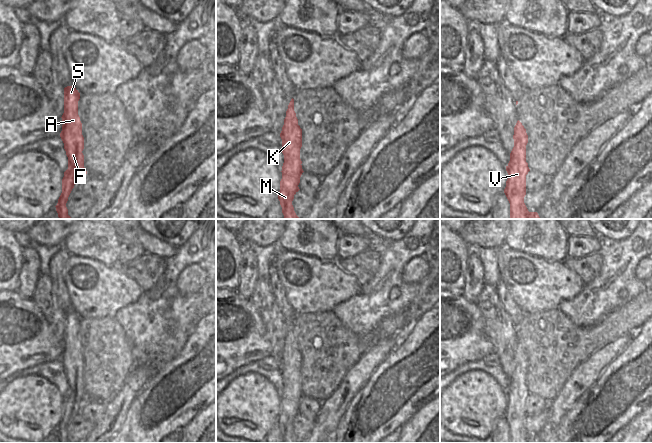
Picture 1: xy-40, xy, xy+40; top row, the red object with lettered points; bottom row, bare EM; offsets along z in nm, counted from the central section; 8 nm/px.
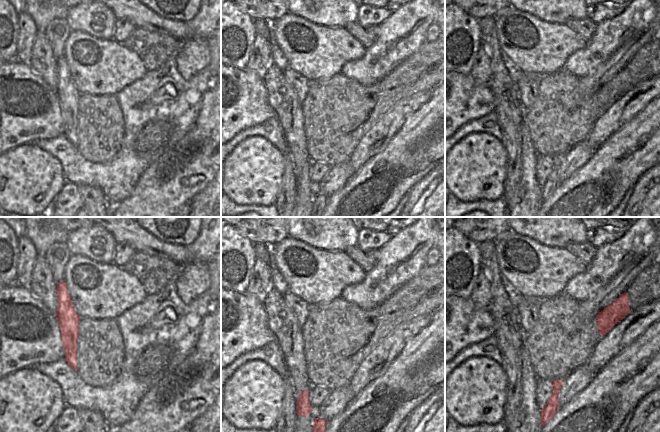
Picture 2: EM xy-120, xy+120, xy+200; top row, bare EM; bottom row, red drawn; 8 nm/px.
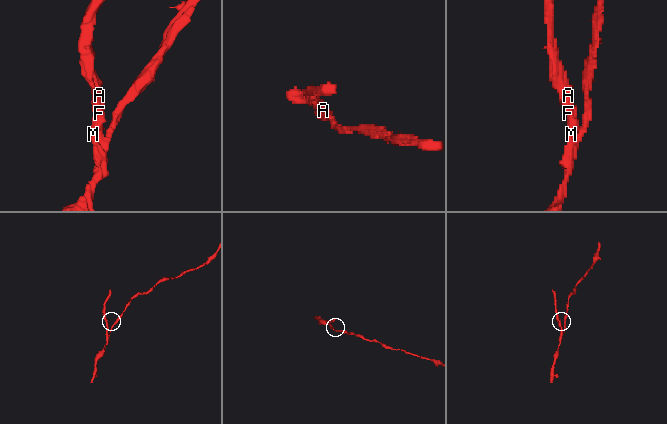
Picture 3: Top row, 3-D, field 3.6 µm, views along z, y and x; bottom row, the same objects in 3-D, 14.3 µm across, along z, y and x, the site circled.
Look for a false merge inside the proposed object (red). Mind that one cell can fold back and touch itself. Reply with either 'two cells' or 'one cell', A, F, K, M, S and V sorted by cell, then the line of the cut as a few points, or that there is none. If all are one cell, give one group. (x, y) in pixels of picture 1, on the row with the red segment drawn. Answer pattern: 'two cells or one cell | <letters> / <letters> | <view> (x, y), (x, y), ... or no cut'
two cells | A F K S / M V | xy-40 (68, 163), (75, 167), (75, 177), (77, 179)

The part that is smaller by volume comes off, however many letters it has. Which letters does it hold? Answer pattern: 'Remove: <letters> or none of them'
Remove: A, F, K, S

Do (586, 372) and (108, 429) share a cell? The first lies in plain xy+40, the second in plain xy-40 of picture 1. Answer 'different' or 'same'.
same

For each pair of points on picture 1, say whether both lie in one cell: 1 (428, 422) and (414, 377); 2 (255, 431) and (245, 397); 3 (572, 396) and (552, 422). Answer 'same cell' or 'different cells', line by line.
1: different cells
2: same cell
3: same cell

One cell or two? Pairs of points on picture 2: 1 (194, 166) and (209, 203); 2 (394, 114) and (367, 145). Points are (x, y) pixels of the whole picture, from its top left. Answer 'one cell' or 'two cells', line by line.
1: two cells
2: one cell

